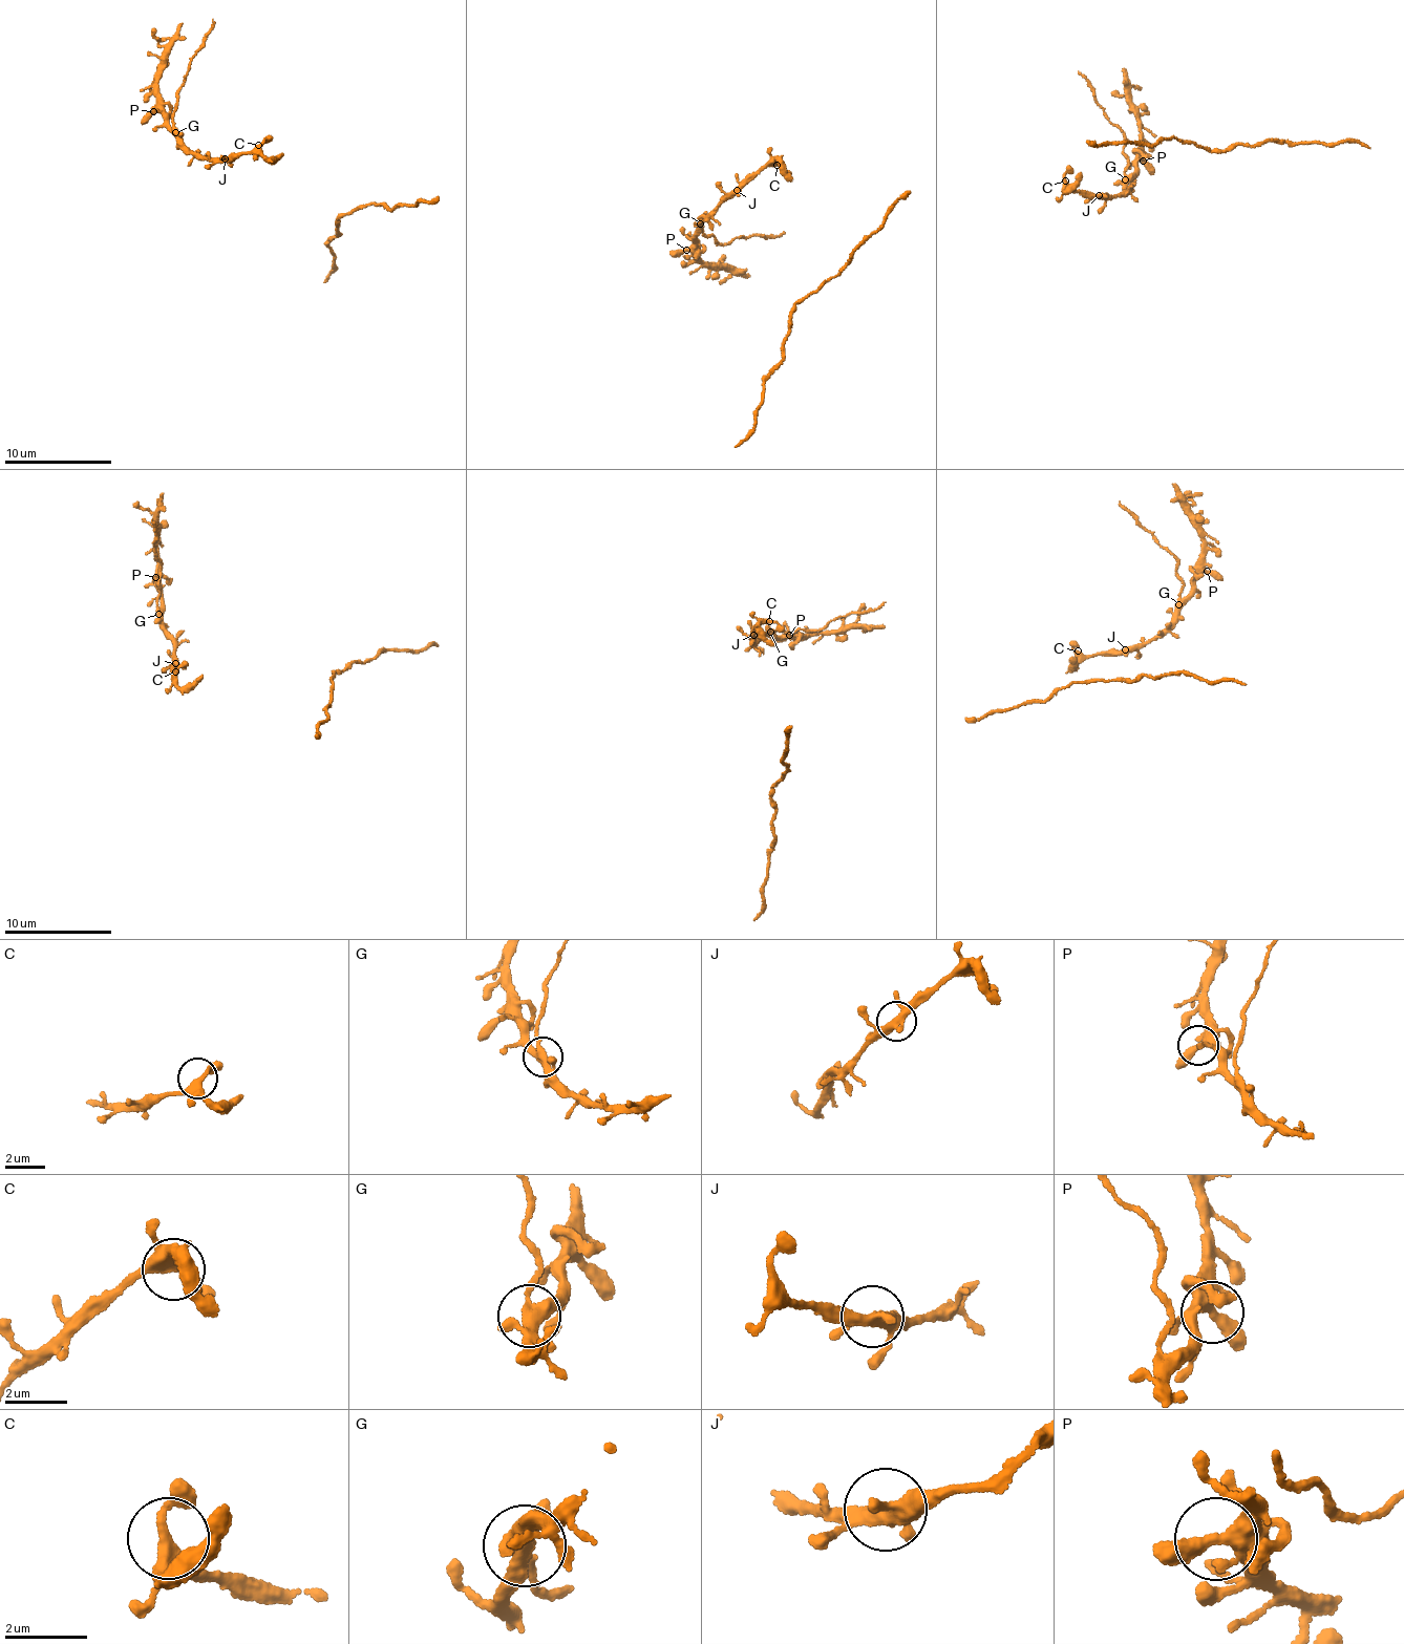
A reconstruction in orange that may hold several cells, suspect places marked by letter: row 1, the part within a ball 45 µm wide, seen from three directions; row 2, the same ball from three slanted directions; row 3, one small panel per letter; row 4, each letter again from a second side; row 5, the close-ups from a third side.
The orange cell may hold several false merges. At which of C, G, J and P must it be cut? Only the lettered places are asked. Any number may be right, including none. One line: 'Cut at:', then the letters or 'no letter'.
Cut at: G

